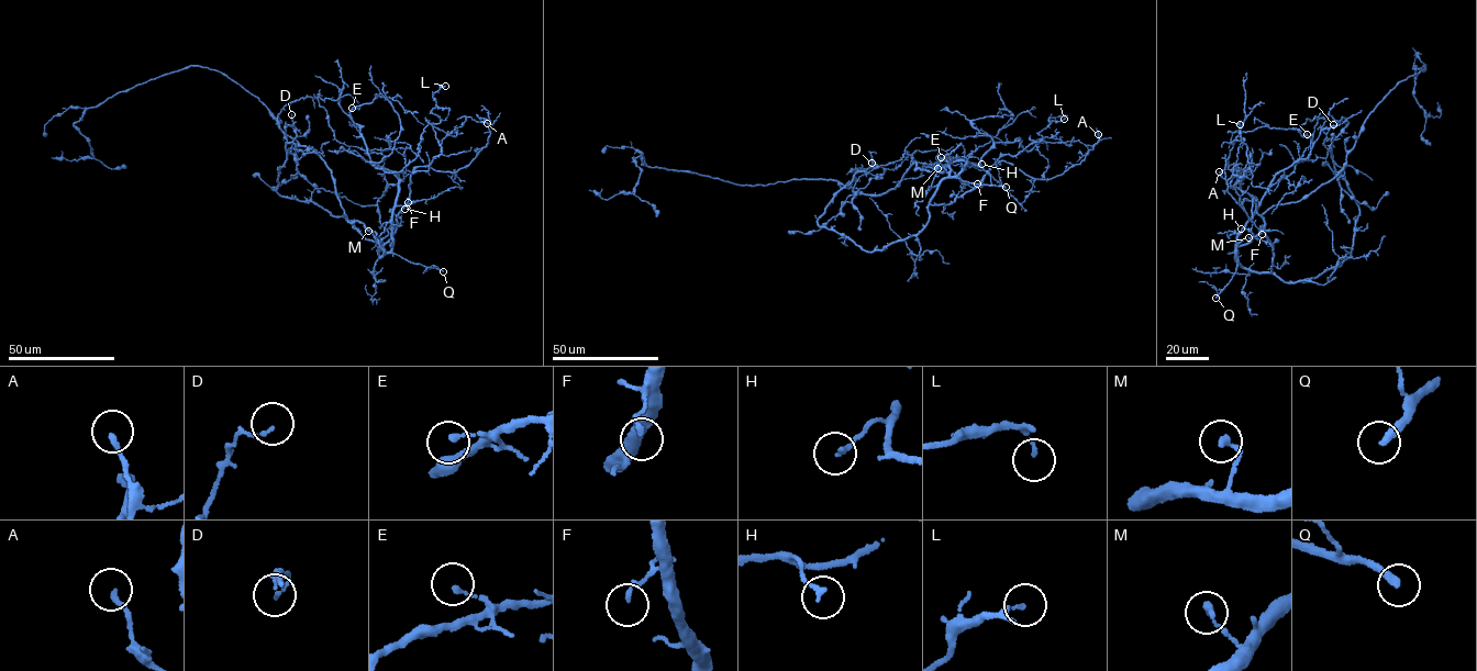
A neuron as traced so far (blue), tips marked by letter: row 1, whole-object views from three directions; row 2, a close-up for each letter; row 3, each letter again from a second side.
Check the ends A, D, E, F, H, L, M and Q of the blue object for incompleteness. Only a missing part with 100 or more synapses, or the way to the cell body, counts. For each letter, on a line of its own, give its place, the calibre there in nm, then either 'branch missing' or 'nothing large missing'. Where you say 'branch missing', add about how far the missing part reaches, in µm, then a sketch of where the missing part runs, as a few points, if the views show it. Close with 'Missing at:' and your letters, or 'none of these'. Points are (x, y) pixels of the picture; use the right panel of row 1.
A: (1219, 171) | 170 nm | nothing large missing
D: (1333, 124) | 100 nm | nothing large missing
E: (1307, 134) | 160 nm | nothing large missing
F: (1262, 234) | 130 nm | nothing large missing
H: (1241, 228) | 170 nm | nothing large missing
L: (1240, 124) | 100 nm | nothing large missing
M: (1248, 237) | 240 nm | nothing large missing
Q: (1215, 298) | 280 nm | branch missing | 80 µm | (1215, 298), (1173, 323), (1165, 315), (1163, 304)
Missing at: Q

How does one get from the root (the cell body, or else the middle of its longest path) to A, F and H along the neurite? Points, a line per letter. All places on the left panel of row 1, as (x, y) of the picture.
A: (346, 217), (375, 232), (380, 257), (408, 200), (412, 171), (465, 167), (486, 146), (487, 123)
F: (346, 217), (375, 232), (384, 252), (380, 257), (378, 252), (395, 230), (397, 215), (408, 202)
H: (346, 217), (351, 223), (363, 222), (375, 232), (380, 247), (389, 253), (393, 209), (399, 205), (404, 209)

